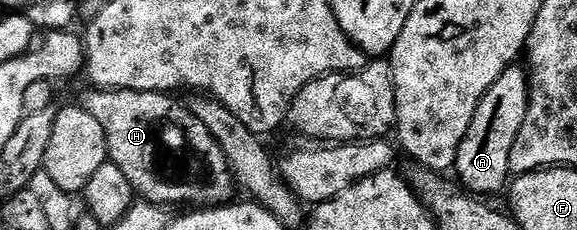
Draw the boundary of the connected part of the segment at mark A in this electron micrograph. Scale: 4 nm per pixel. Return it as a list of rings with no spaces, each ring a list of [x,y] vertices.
[[[518,64],[508,67],[500,80],[488,88],[484,100],[480,100],[480,108],[476,108],[476,116],[472,116],[472,128],[468,128],[468,136],[464,136],[458,149],[457,181],[471,195],[490,196],[486,194],[496,193],[502,185],[503,189],[511,177],[512,144],[516,144],[516,136],[520,136],[530,103],[530,79],[527,71],[520,67]]]

